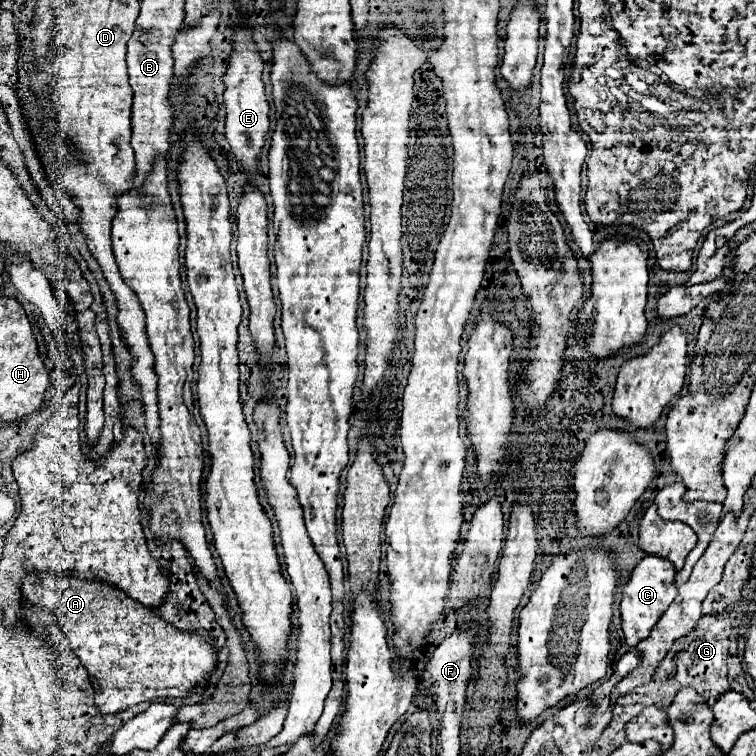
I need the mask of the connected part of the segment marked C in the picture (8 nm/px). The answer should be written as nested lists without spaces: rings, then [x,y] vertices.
[[[645,556],[633,568],[633,574],[627,586],[623,588],[623,598],[621,598],[621,620],[623,620],[623,632],[627,638],[627,646],[637,646],[643,638],[647,638],[651,628],[661,618],[661,614],[675,600],[677,588],[673,584],[673,576],[675,576],[673,564],[661,556]]]

